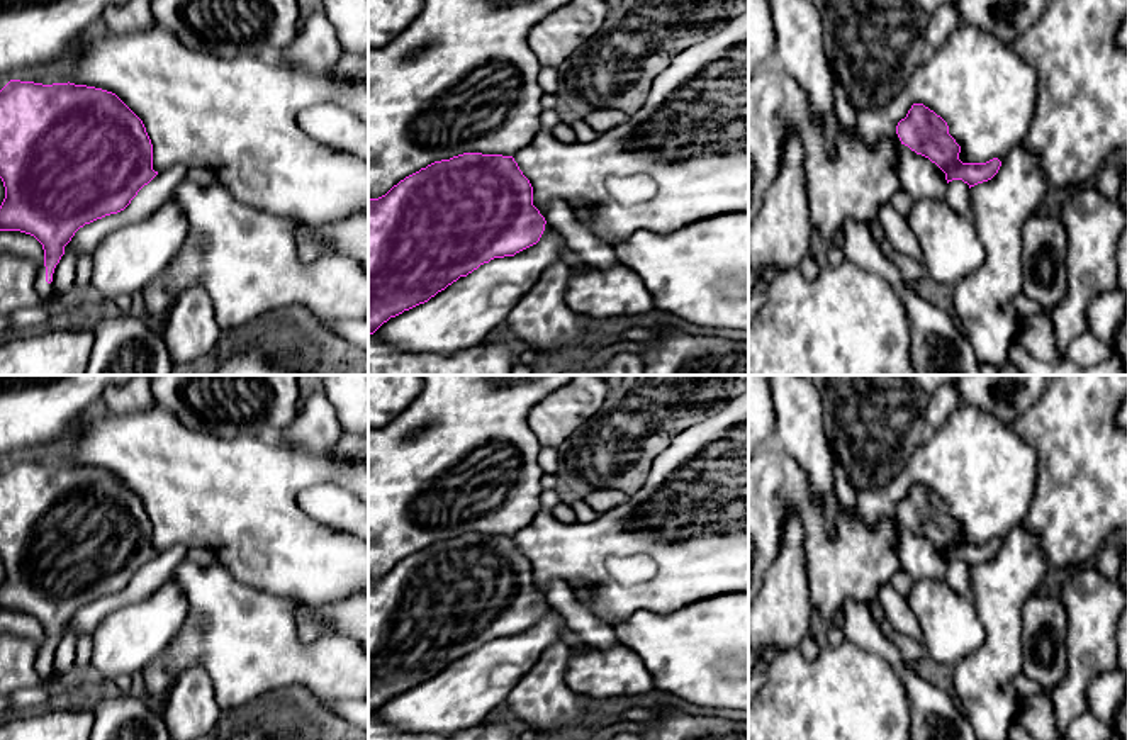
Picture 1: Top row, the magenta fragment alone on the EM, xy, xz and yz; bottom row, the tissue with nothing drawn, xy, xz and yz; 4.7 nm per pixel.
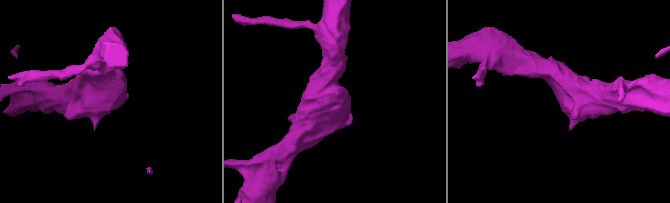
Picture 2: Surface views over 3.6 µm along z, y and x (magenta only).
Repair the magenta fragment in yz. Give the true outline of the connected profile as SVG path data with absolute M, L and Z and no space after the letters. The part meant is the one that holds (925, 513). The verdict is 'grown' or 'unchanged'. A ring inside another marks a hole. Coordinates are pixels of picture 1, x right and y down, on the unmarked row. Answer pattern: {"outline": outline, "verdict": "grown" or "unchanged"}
{"outline": "M923 484L911 485L906 497L898 502L896 514L901 524L935 543L945 553L947 563L962 560L971 569L991 560L1001 547L998 538L986 543L962 543L961 526L949 514L947 502Z", "verdict": "unchanged"}

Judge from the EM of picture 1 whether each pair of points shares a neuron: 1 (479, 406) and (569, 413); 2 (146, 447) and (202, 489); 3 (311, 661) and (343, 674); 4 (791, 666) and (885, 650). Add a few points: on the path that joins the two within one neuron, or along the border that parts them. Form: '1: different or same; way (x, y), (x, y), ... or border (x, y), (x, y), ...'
1: different; border (552, 392), (527, 414), (527, 425), (542, 445)
2: same; way (160, 459), (189, 481)
3: same; way (319, 666), (335, 667)
4: different; border (846, 639), (863, 650), (880, 655), (900, 679)

